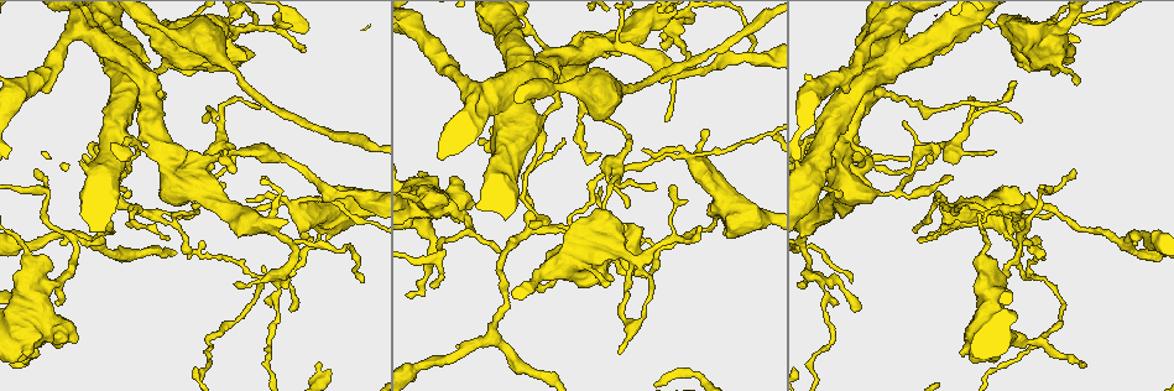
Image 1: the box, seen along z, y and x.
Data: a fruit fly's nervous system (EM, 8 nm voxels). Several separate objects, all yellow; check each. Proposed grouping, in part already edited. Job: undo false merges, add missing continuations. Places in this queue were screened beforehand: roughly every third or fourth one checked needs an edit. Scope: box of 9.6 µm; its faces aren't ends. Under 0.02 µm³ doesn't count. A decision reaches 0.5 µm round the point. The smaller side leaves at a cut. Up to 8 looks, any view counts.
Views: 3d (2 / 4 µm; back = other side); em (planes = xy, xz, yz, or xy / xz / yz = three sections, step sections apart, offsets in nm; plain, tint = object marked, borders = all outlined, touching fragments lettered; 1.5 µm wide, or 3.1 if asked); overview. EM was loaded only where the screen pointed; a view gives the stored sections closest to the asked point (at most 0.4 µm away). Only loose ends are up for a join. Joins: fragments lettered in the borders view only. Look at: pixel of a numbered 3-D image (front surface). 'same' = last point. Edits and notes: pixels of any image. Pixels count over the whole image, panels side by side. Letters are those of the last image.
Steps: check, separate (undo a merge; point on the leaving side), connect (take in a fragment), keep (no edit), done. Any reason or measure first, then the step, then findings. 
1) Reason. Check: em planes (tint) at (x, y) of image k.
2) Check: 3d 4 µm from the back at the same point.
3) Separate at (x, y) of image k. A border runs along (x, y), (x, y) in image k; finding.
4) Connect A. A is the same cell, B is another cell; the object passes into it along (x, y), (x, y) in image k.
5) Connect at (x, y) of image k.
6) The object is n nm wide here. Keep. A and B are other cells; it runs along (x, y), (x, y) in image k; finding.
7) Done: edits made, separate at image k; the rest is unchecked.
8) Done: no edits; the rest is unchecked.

Closes a loop. Check: 3d 4 µm from the back at (1041, 253) of image 1.

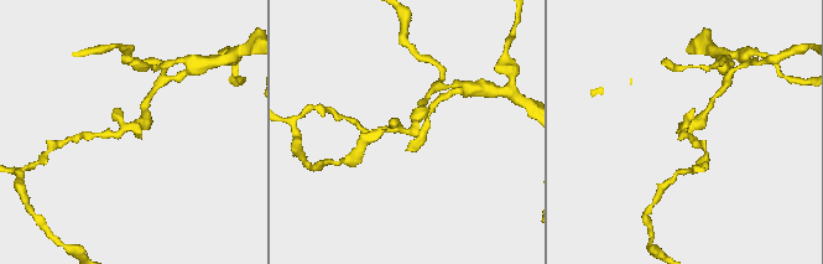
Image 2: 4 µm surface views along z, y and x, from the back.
Now the EM. Check: em planes (borders) at (400, 130) of image 2.

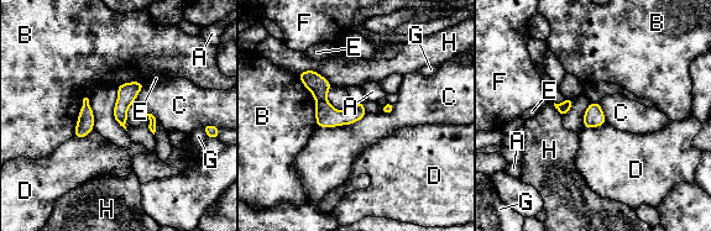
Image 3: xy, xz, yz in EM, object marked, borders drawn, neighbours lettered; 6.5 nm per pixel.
Separate at (318, 85) of image 3. A, B, C, D, E, F, G and H are other cells; a second neuron is stuck on.

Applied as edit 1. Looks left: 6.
Check: overview.

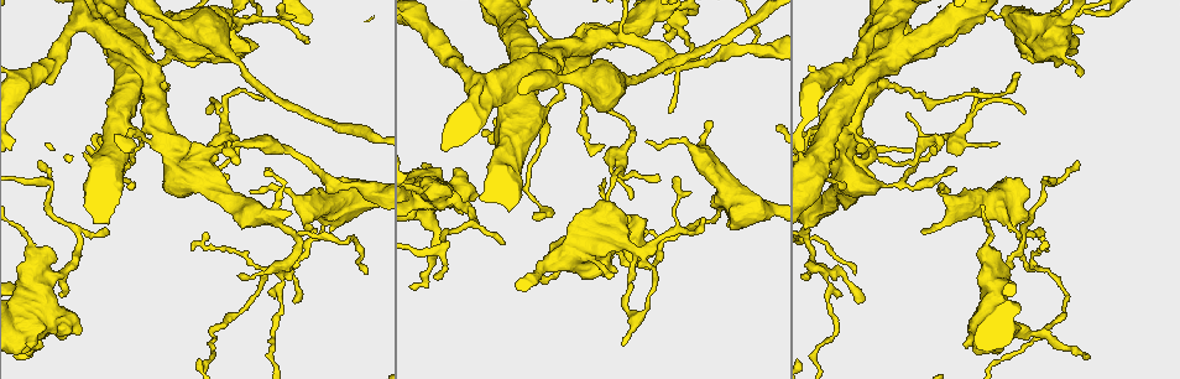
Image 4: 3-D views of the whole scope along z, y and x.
Thin neck. Check: em xz step 4 (tint) at (219, 148) of image 4.

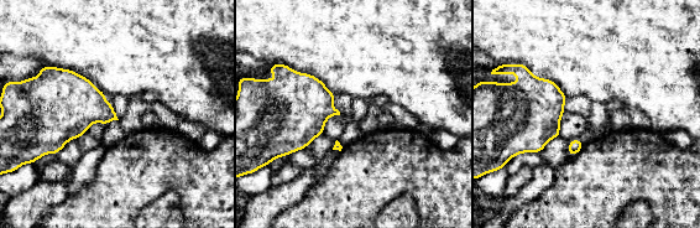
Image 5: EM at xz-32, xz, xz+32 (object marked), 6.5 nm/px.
Check: em planes (borders) at the same point.

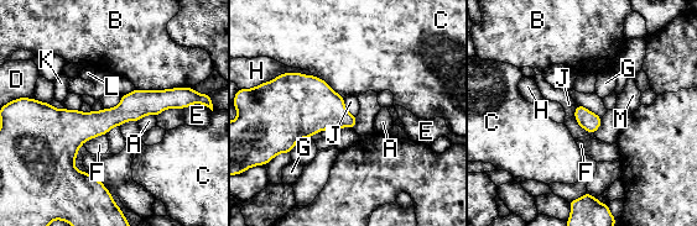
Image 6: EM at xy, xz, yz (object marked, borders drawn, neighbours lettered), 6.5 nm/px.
Keep. A, B, C, D, E, F, G, H, J, K, L and M are other cells; a border runs along (576, 105), (575, 120), (593, 135) in image 6; all the same neuron.

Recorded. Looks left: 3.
Tapers out. Check: em planes (tint) at (905, 114) of image 4.

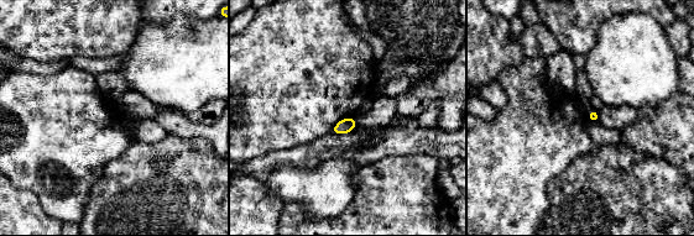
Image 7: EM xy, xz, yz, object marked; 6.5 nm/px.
See the neighbours. Check: em planes (borders) at the same point.

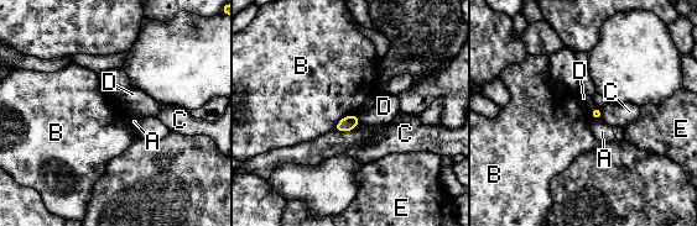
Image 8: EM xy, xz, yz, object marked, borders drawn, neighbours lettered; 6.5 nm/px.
The longest contact is with B, 180 nm. Keep. A, B, C, D and E are other cells; a border runs along (357, 115), (346, 115), (334, 130) in image 8; no lettered fragment goes on from it.

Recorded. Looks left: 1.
Done: edits made, separate at image 3; the rest is unchecked.

